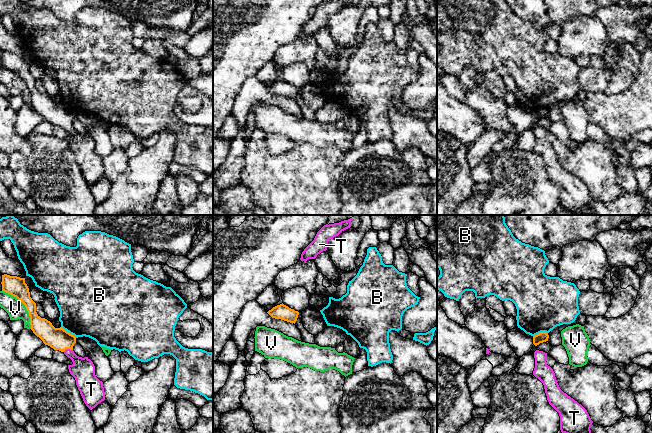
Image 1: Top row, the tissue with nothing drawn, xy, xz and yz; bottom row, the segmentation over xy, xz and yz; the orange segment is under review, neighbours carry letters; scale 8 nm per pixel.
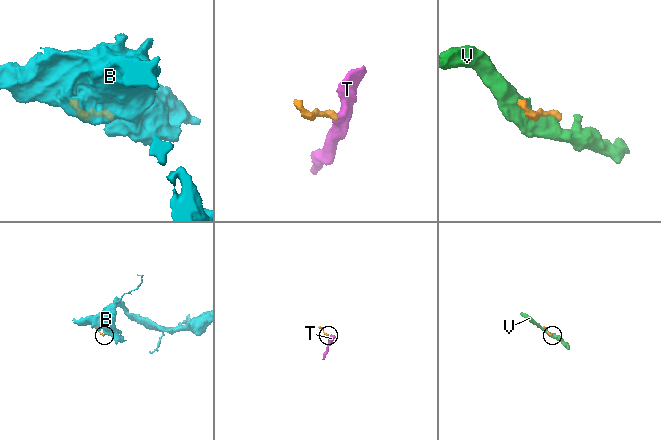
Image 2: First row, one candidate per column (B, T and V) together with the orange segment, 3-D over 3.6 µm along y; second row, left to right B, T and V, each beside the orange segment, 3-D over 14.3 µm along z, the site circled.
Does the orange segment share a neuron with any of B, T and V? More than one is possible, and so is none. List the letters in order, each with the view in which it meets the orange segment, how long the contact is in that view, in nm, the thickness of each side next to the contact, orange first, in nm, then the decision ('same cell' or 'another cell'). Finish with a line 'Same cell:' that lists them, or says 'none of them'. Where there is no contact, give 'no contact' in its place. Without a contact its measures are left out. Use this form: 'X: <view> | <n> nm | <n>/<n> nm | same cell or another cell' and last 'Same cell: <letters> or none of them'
B: xy | 160 nm | 180/460 nm | another cell
T: xy | 80 nm | 180/190 nm | same cell
V: xy | 400 nm | 160/150 nm | another cell
Same cell: T

